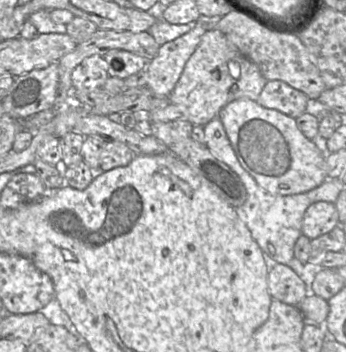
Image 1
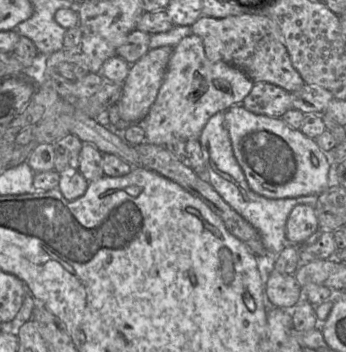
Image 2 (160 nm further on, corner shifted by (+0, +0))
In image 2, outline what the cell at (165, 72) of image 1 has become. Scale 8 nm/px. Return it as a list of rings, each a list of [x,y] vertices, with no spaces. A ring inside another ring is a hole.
[[[164,46],[149,50],[131,64],[117,103],[123,121],[138,123],[147,116],[162,85],[173,48]]]

